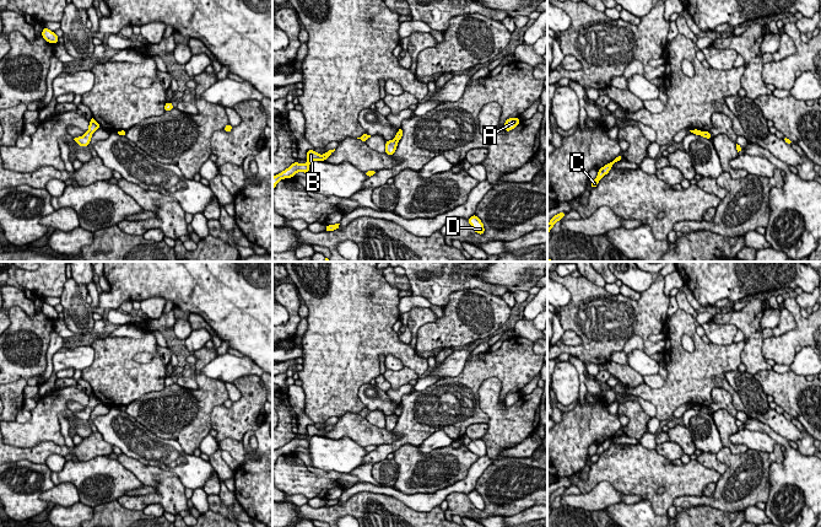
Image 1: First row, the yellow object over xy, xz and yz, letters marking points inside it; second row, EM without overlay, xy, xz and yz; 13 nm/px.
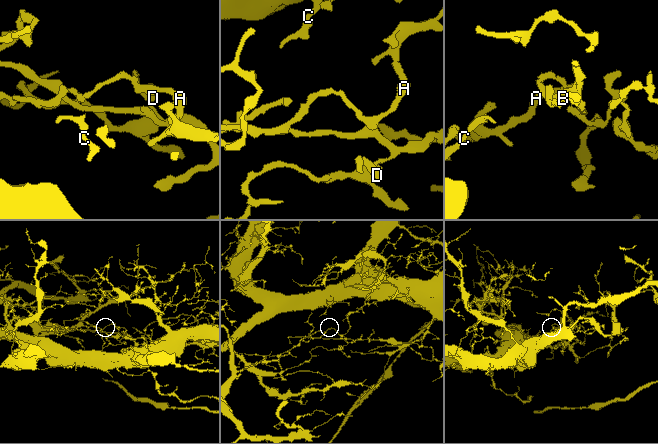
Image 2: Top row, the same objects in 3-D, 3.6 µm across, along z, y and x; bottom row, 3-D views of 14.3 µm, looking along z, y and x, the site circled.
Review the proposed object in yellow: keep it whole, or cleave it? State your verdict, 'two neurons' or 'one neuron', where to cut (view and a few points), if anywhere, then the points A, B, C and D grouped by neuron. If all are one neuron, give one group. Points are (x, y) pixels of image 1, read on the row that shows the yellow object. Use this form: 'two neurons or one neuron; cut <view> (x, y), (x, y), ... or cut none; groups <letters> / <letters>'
two neurons; cut xy (118, 132), (120, 134); groups A B C / D

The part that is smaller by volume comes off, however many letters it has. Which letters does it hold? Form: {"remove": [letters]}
{"remove": ["D"]}

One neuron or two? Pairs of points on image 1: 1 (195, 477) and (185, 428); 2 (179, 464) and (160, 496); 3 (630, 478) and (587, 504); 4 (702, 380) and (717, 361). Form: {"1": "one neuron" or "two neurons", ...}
{"1": "two neurons", "2": "two neurons", "3": "two neurons", "4": "one neuron"}

